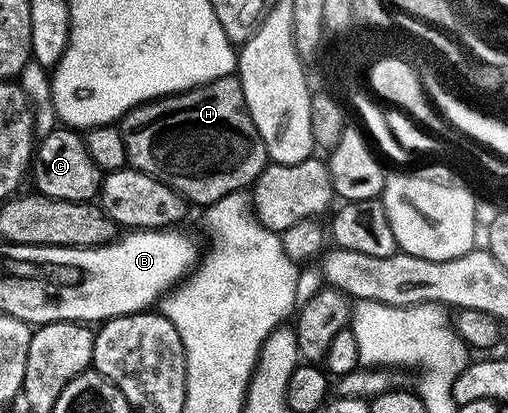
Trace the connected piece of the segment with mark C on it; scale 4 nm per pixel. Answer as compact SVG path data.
M56 126L50 132L42 133L33 153L29 180L35 183L34 191L40 196L54 200L73 202L91 202L99 195L99 168L89 158L87 143L84 137L74 128Z

